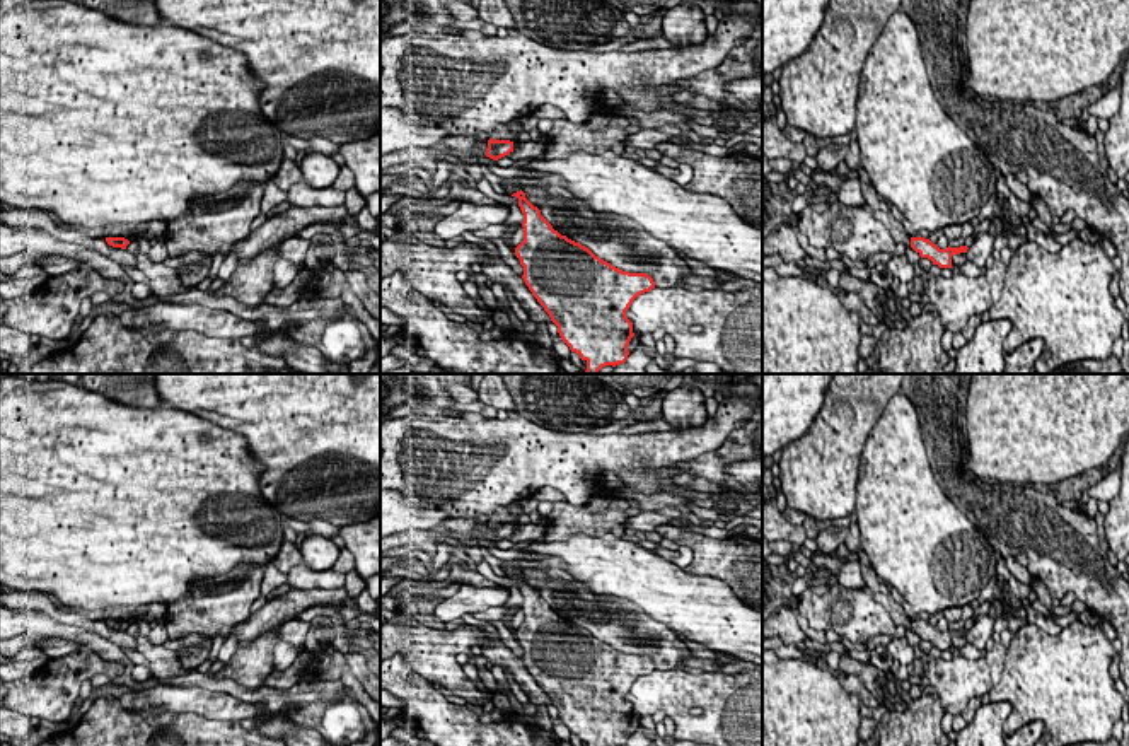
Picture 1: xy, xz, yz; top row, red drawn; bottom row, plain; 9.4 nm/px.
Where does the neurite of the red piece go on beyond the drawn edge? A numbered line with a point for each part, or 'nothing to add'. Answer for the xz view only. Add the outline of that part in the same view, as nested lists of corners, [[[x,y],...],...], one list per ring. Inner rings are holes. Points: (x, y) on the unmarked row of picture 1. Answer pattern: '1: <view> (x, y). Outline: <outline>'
1: xz (502, 514). Outline: [[[500,505],[491,516],[489,521],[493,522],[510,522],[513,524],[517,517],[508,510],[508,505]]]

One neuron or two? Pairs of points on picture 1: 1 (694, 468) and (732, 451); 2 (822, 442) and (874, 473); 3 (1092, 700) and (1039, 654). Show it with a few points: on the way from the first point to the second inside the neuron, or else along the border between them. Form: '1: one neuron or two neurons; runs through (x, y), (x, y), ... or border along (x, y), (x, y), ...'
1: one neuron; runs through (703, 466), (710, 466), (723, 456)
2: two neurons; border along (874, 427), (860, 458), (855, 504)
3: one neuron; runs through (1078, 693), (1053, 668)

